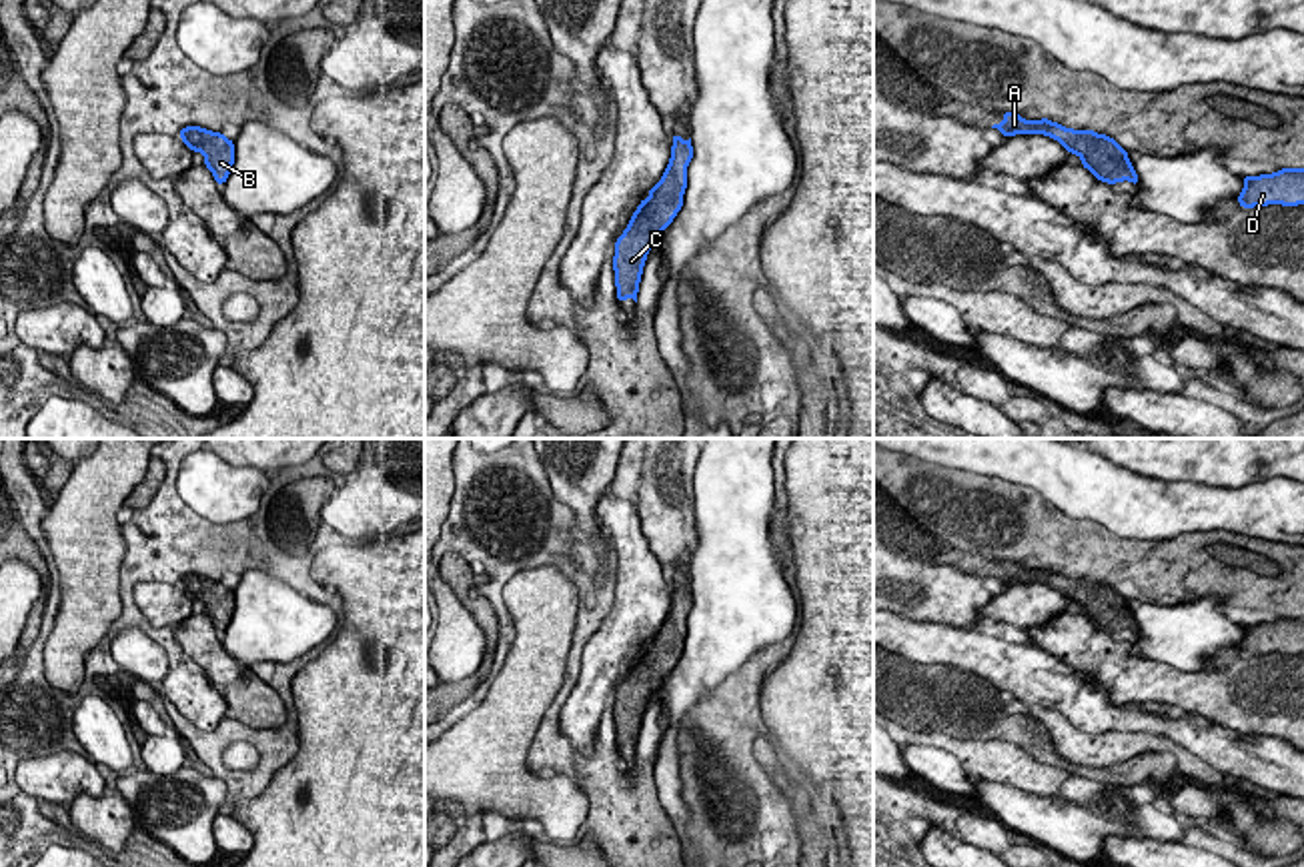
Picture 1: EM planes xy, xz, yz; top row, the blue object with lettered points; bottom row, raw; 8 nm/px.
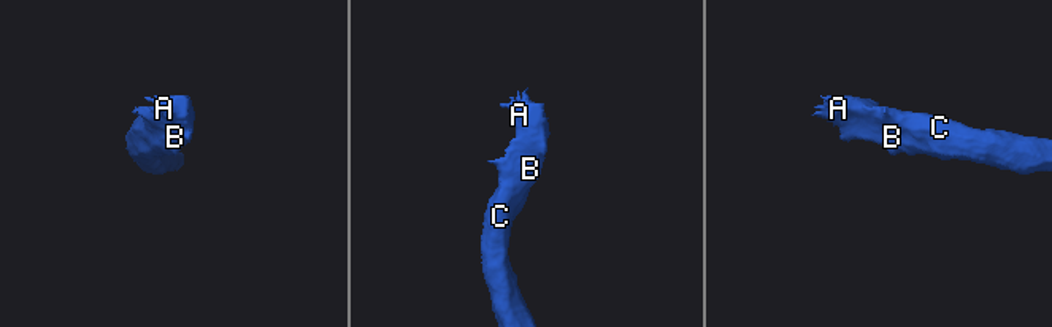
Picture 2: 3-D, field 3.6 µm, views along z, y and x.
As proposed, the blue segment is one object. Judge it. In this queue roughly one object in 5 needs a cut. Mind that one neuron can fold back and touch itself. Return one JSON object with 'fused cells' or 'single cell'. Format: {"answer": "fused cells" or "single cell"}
{"answer": "single cell"}

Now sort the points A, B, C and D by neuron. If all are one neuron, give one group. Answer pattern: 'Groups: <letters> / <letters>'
Groups: A B C D

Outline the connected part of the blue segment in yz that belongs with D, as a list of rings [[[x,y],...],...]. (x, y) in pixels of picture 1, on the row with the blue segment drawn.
[[[1280,168],[1272,174],[1242,176],[1244,190],[1238,196],[1242,208],[1304,204],[1304,168]]]

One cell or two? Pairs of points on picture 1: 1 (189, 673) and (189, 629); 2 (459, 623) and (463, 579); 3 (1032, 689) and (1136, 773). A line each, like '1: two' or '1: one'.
1: two
2: two
3: two

